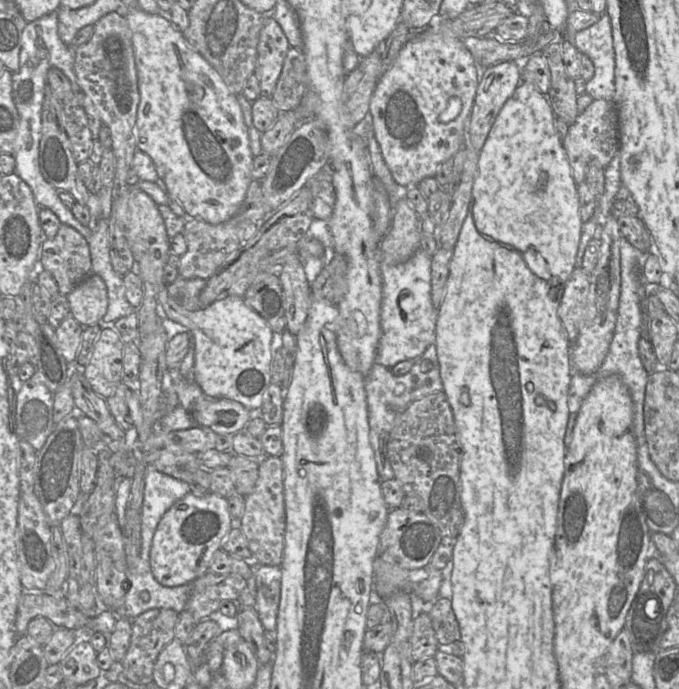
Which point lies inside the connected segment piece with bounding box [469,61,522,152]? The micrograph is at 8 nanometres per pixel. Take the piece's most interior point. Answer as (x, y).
(499, 81)

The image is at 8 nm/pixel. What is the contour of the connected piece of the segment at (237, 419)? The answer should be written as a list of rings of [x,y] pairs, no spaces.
[[[199,397],[193,404],[193,413],[198,426],[216,434],[235,434],[244,431],[250,411],[241,403],[223,398]]]

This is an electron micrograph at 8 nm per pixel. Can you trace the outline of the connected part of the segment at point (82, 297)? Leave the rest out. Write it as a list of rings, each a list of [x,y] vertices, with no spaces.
[[[93,273],[85,277],[68,295],[70,314],[83,327],[102,322],[108,307],[103,279]]]

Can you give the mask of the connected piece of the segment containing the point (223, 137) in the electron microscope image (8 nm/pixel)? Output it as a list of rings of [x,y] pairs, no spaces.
[[[139,7],[123,9],[132,33],[132,44],[138,78],[139,105],[135,126],[136,146],[151,157],[160,179],[164,182],[166,191],[173,196],[183,207],[188,218],[204,220],[210,224],[220,224],[231,219],[238,212],[245,199],[248,187],[253,180],[251,176],[254,155],[250,148],[248,127],[244,122],[244,116],[237,95],[229,90],[218,72],[185,40],[180,32],[169,20],[166,14],[149,14]]]

